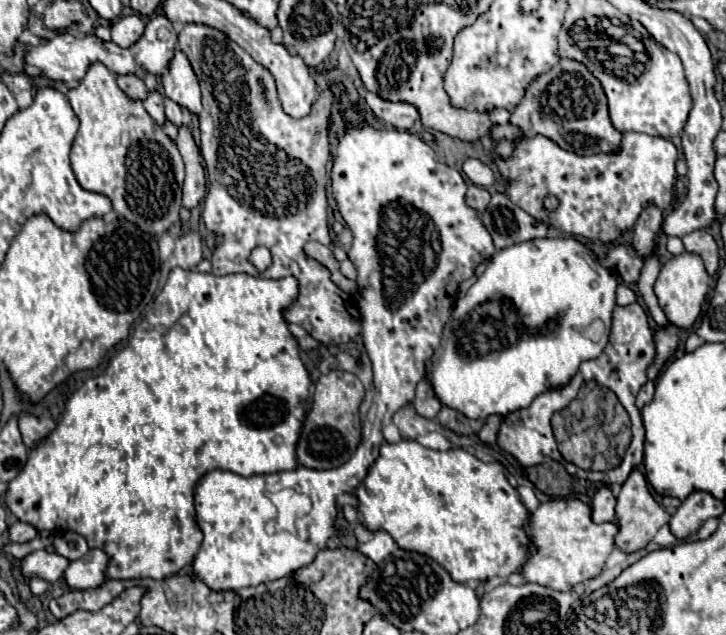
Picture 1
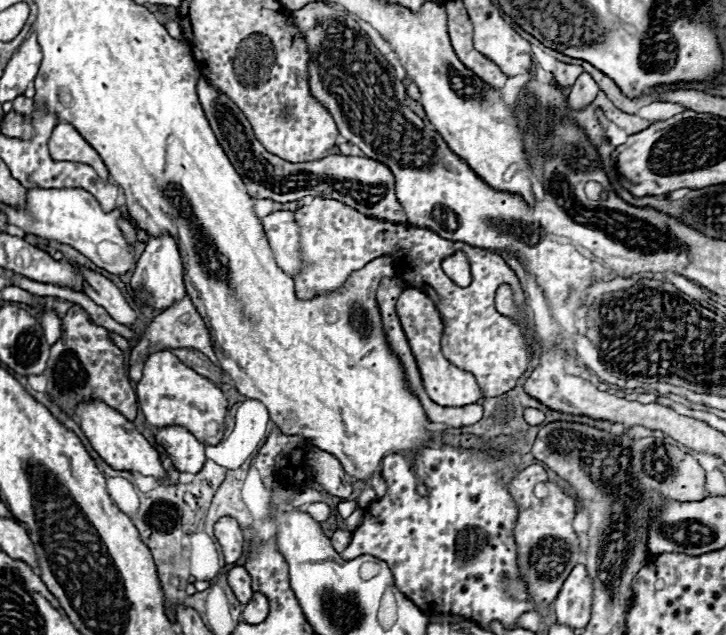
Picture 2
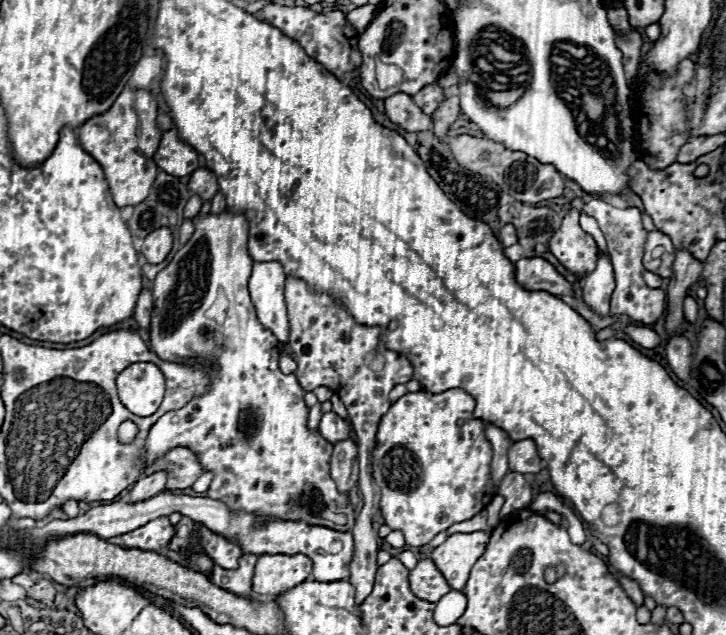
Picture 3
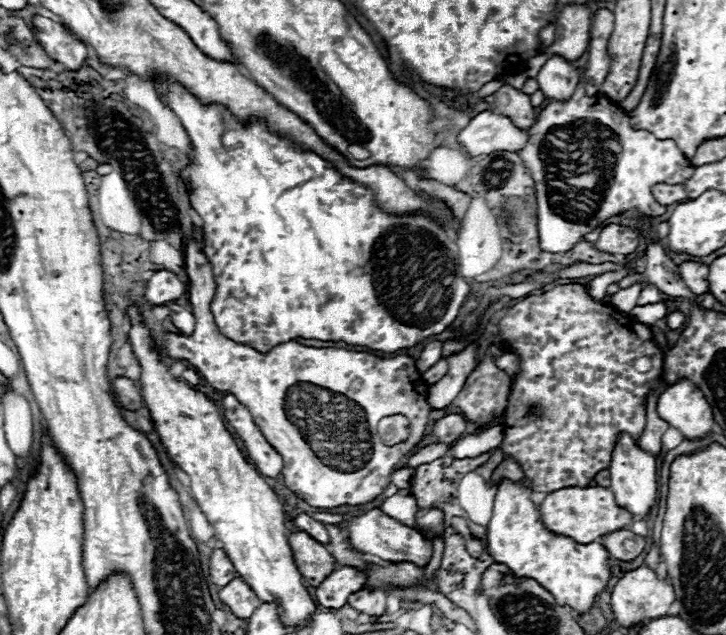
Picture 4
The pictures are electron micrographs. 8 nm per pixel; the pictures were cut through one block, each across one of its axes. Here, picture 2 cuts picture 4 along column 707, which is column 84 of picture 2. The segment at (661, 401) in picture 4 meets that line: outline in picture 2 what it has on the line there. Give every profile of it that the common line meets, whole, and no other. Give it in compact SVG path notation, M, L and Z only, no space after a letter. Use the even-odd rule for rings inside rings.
M88 400L88 402L80 402L74 408L74 420L76 420L76 424L80 424L80 428L82 428L84 436L90 440L92 448L112 468L116 468L116 470L136 470L144 476L154 476L156 480L166 478L166 470L160 464L160 456L158 456L156 448L120 412L112 410L110 406L106 406L100 400Z

